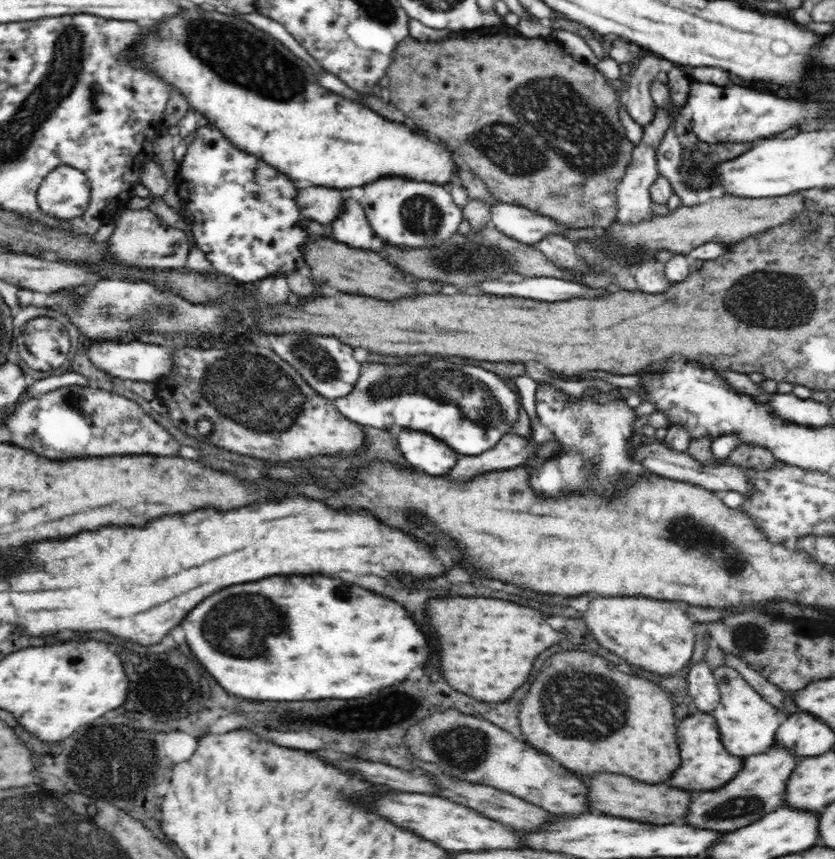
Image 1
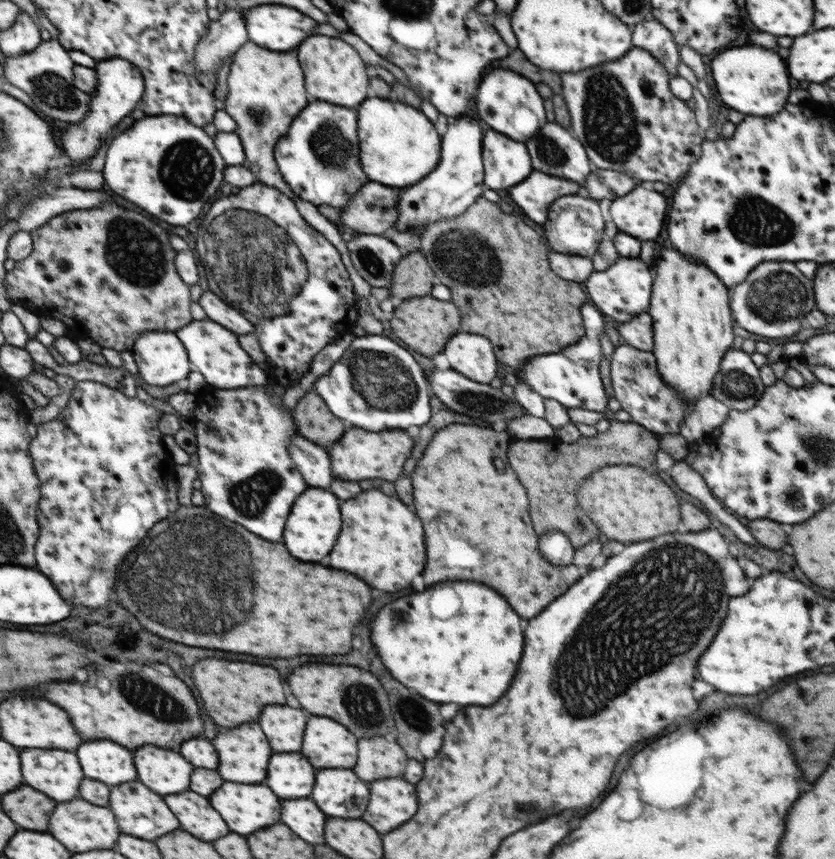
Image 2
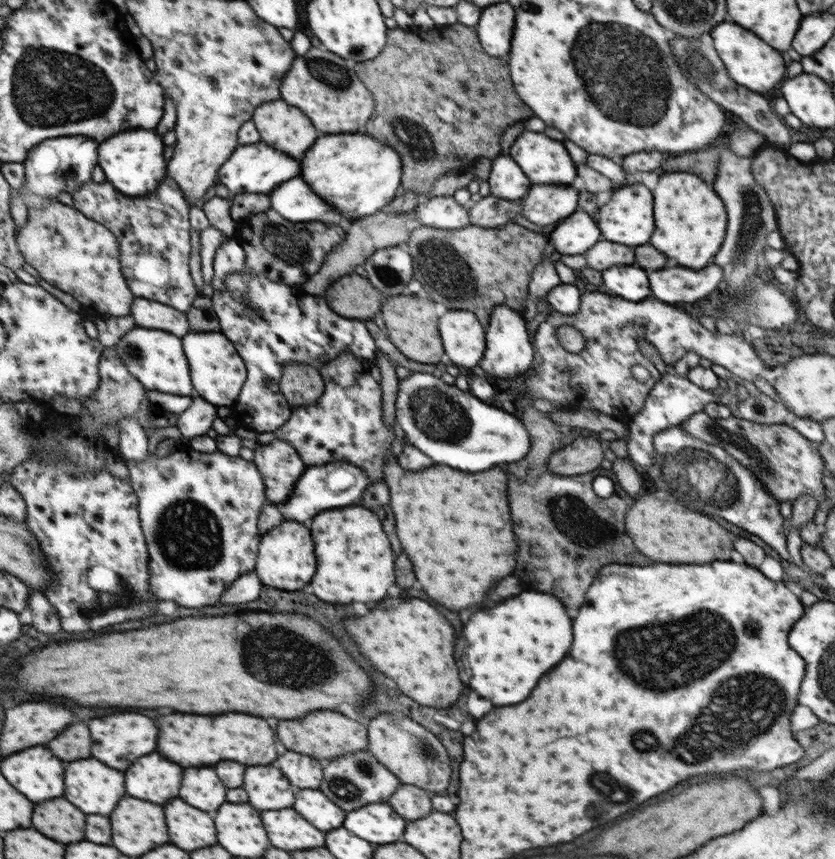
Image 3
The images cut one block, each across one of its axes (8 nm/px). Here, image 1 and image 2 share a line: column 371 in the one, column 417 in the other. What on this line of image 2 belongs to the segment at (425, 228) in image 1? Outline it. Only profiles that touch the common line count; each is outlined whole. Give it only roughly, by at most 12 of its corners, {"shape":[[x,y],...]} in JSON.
{"shape":[[448,120],[436,169],[399,192],[394,228],[458,217],[484,193],[486,125]]}

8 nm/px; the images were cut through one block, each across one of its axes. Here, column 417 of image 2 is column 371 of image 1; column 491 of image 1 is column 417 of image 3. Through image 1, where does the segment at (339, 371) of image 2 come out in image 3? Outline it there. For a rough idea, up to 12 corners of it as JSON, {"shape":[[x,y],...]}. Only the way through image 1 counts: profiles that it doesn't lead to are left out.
{"shape":[[430,373],[399,379],[395,419],[436,464],[521,461],[515,416]]}

